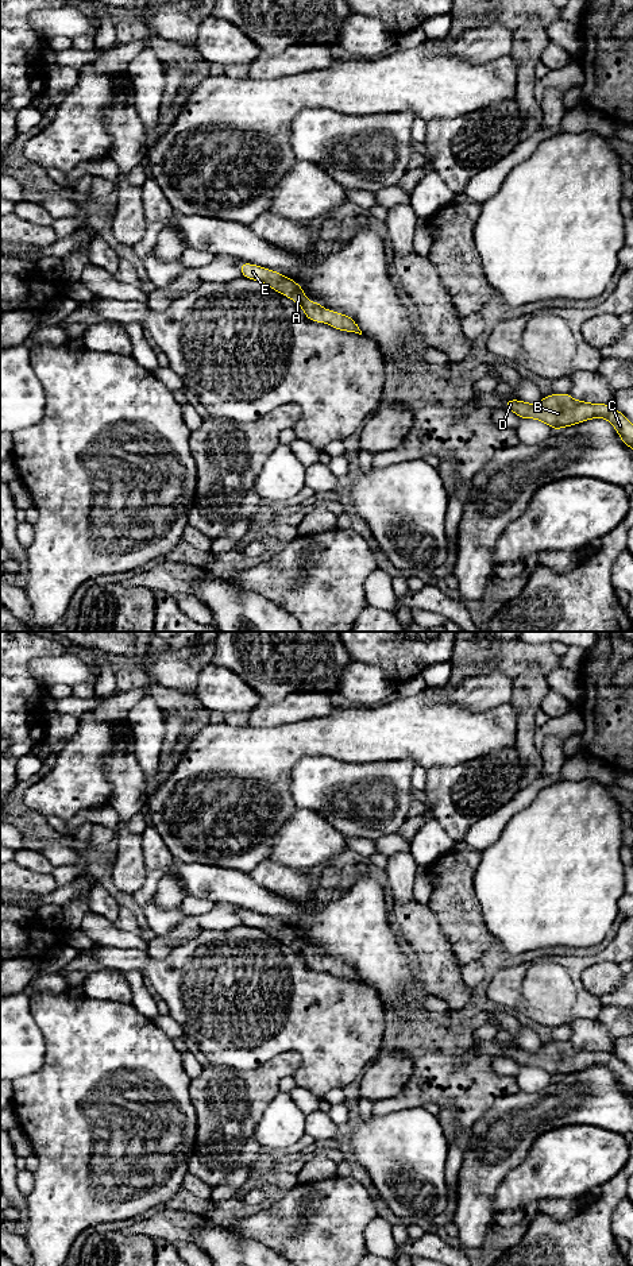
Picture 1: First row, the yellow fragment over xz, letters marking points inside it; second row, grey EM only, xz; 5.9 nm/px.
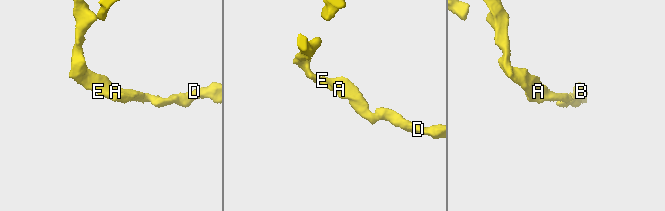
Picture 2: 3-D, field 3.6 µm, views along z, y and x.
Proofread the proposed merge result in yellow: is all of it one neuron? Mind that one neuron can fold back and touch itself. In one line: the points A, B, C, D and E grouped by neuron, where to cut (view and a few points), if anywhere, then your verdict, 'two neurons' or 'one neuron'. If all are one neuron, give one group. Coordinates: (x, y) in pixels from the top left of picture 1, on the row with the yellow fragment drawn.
A B C D E | no cut | one neuron

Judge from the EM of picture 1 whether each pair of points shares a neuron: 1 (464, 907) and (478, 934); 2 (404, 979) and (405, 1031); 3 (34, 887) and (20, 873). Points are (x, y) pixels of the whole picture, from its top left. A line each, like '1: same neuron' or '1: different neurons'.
1: same neuron
2: same neuron
3: same neuron

